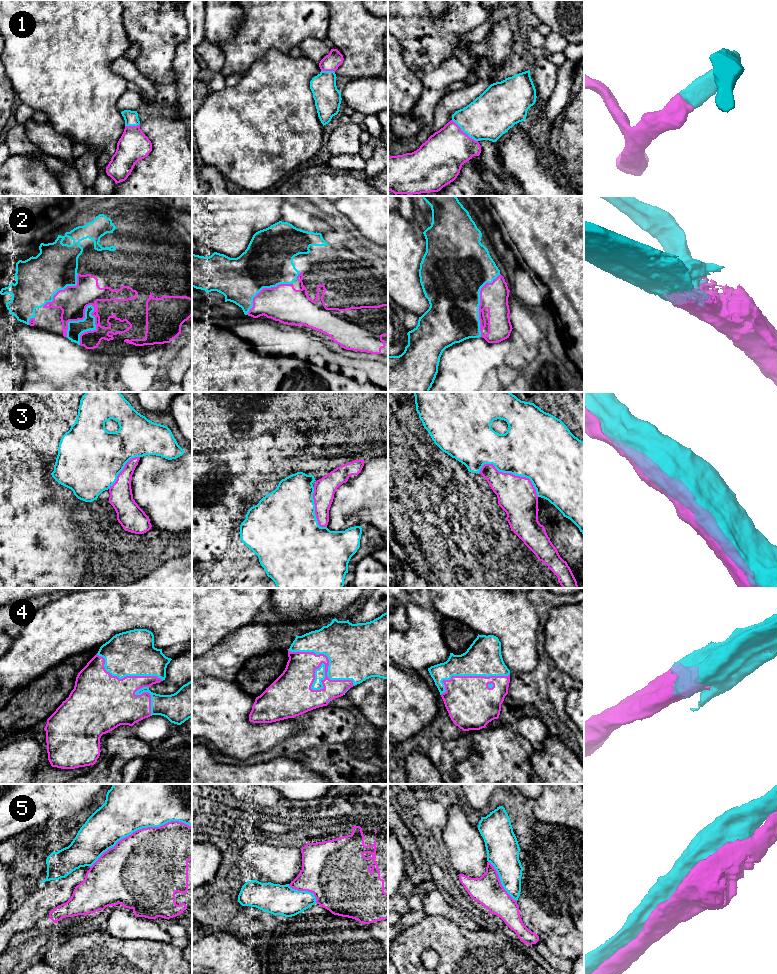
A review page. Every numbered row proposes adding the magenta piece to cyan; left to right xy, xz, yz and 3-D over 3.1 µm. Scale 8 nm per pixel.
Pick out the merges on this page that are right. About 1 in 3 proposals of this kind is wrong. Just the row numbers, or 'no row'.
1, 2, 4

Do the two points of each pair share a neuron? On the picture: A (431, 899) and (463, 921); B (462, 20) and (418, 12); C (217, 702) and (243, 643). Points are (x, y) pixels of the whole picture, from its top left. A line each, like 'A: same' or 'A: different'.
A: same
B: same
C: different

